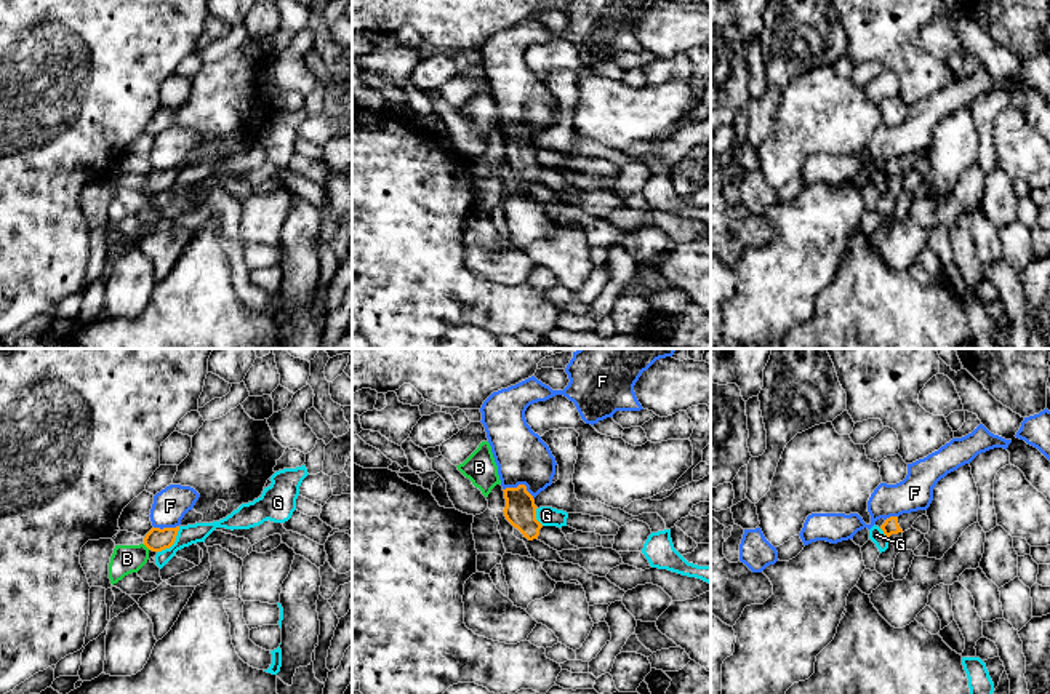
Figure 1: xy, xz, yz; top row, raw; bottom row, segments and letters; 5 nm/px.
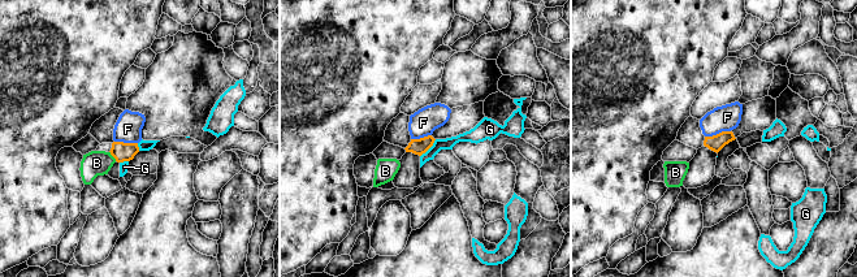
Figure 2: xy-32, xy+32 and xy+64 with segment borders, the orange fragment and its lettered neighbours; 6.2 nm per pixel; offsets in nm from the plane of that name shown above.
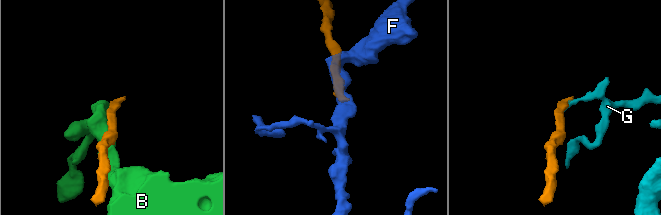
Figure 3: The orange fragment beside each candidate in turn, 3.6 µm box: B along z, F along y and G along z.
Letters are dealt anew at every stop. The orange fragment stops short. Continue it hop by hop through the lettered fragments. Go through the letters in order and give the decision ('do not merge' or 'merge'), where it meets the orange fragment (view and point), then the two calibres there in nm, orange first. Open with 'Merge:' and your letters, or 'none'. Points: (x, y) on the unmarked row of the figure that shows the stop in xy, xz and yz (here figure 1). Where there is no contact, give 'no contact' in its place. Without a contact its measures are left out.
Merge: none
B: do not merge | xy (146, 187) | 120/140 nm
F: do not merge | xz (520, 127) | 160/260 nm
G: do not merge | xy (173, 184) | 120/100 nm

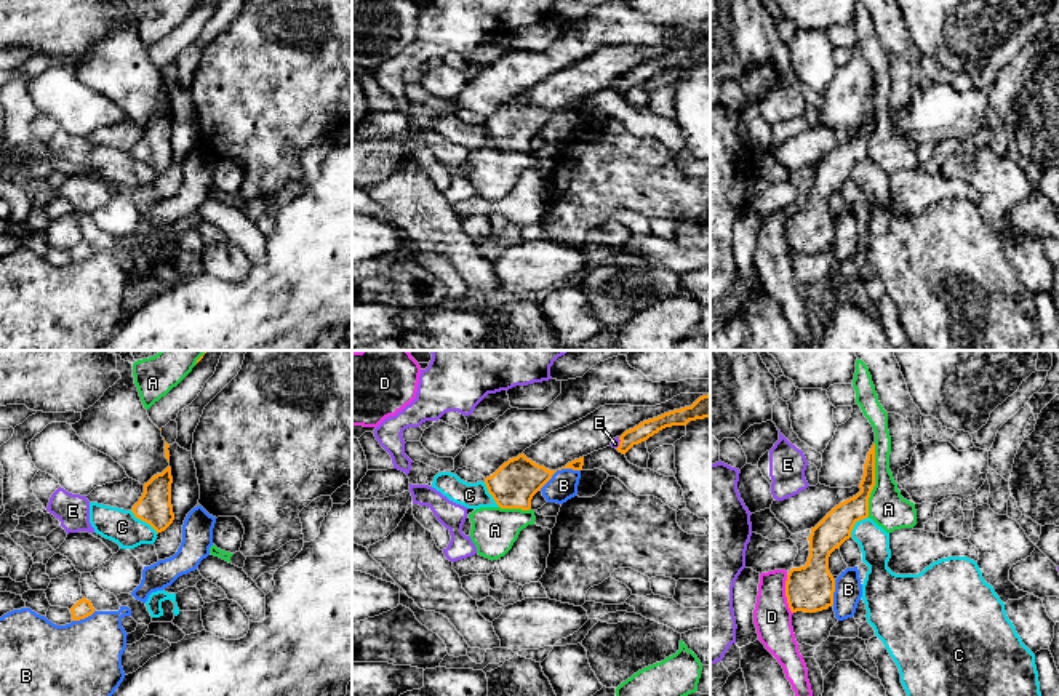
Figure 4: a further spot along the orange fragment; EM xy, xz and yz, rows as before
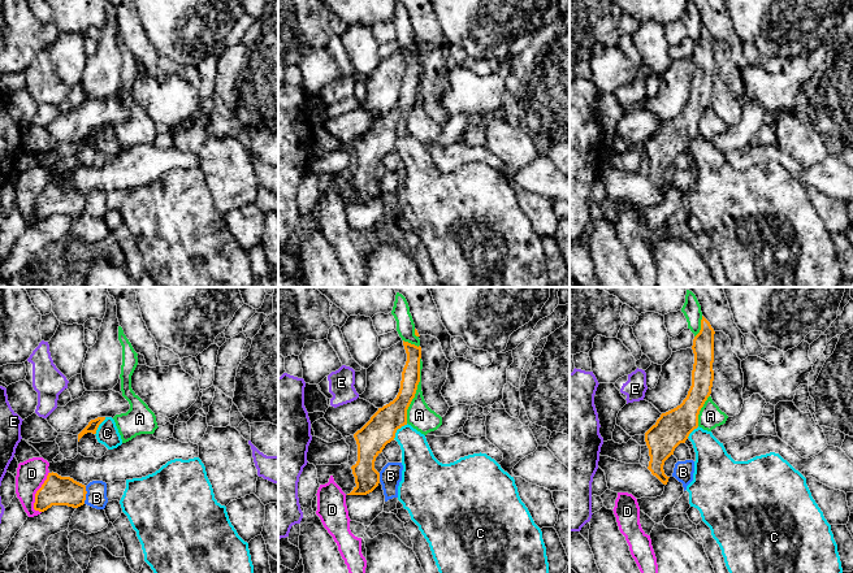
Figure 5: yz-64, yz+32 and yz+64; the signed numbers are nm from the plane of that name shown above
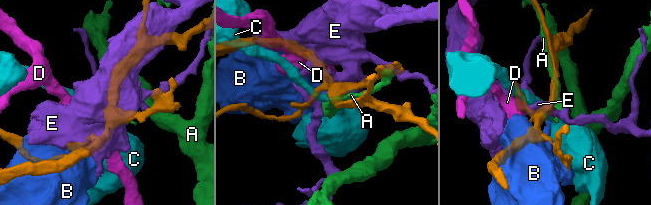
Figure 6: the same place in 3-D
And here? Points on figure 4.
Merge: none
A: do not merge | yz (874, 120) | 140/190 nm
B: do not merge | xz (559, 111) | 60/140 nm
C: do not merge | xy (144, 162) | 170/170 nm
D: do not merge | yz (786, 236) | 240/190 nm
E: do not merge | xz (619, 85) | 90/50 nm

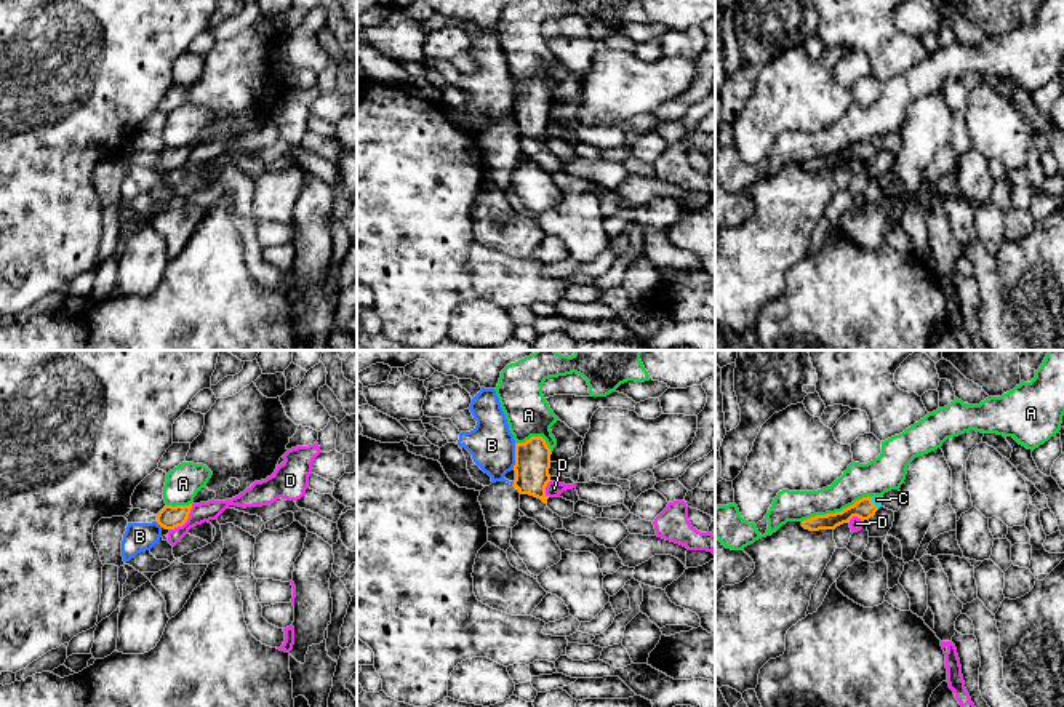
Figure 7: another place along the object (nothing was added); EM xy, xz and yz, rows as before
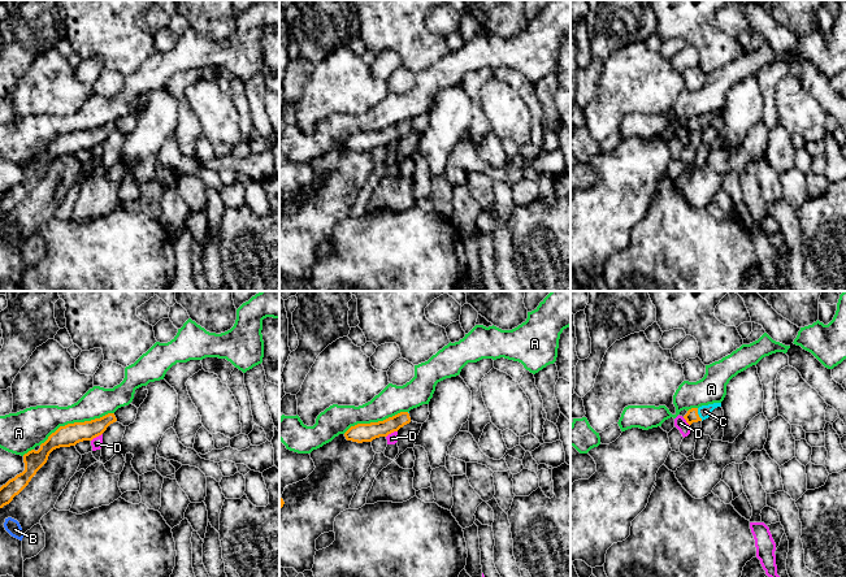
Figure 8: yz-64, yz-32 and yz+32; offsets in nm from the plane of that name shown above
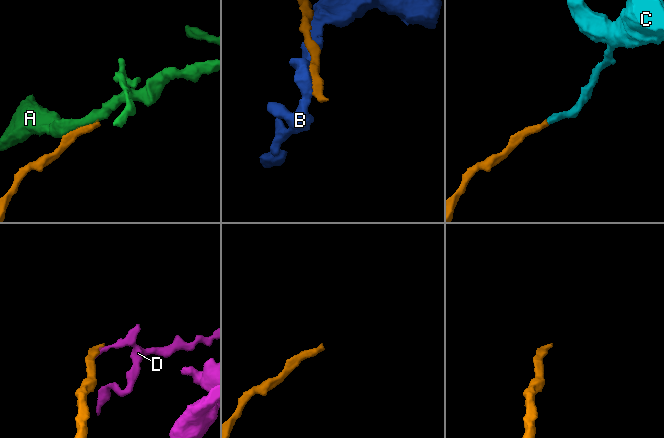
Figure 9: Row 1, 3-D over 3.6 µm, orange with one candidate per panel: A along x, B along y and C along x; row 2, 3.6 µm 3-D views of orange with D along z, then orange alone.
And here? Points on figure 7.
Merge: C
A: do not merge | yz (836, 154) | 100/180 nm
B: do not merge | xz (516, 98) | 180/220 nm
C: merge | yz (874, 146) | 100/50 nm
D: do not merge | xy (186, 162) | 120/100 nm

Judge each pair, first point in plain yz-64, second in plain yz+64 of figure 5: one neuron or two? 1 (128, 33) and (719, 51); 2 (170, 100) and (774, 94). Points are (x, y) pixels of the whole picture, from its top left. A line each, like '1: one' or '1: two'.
1: two
2: one

